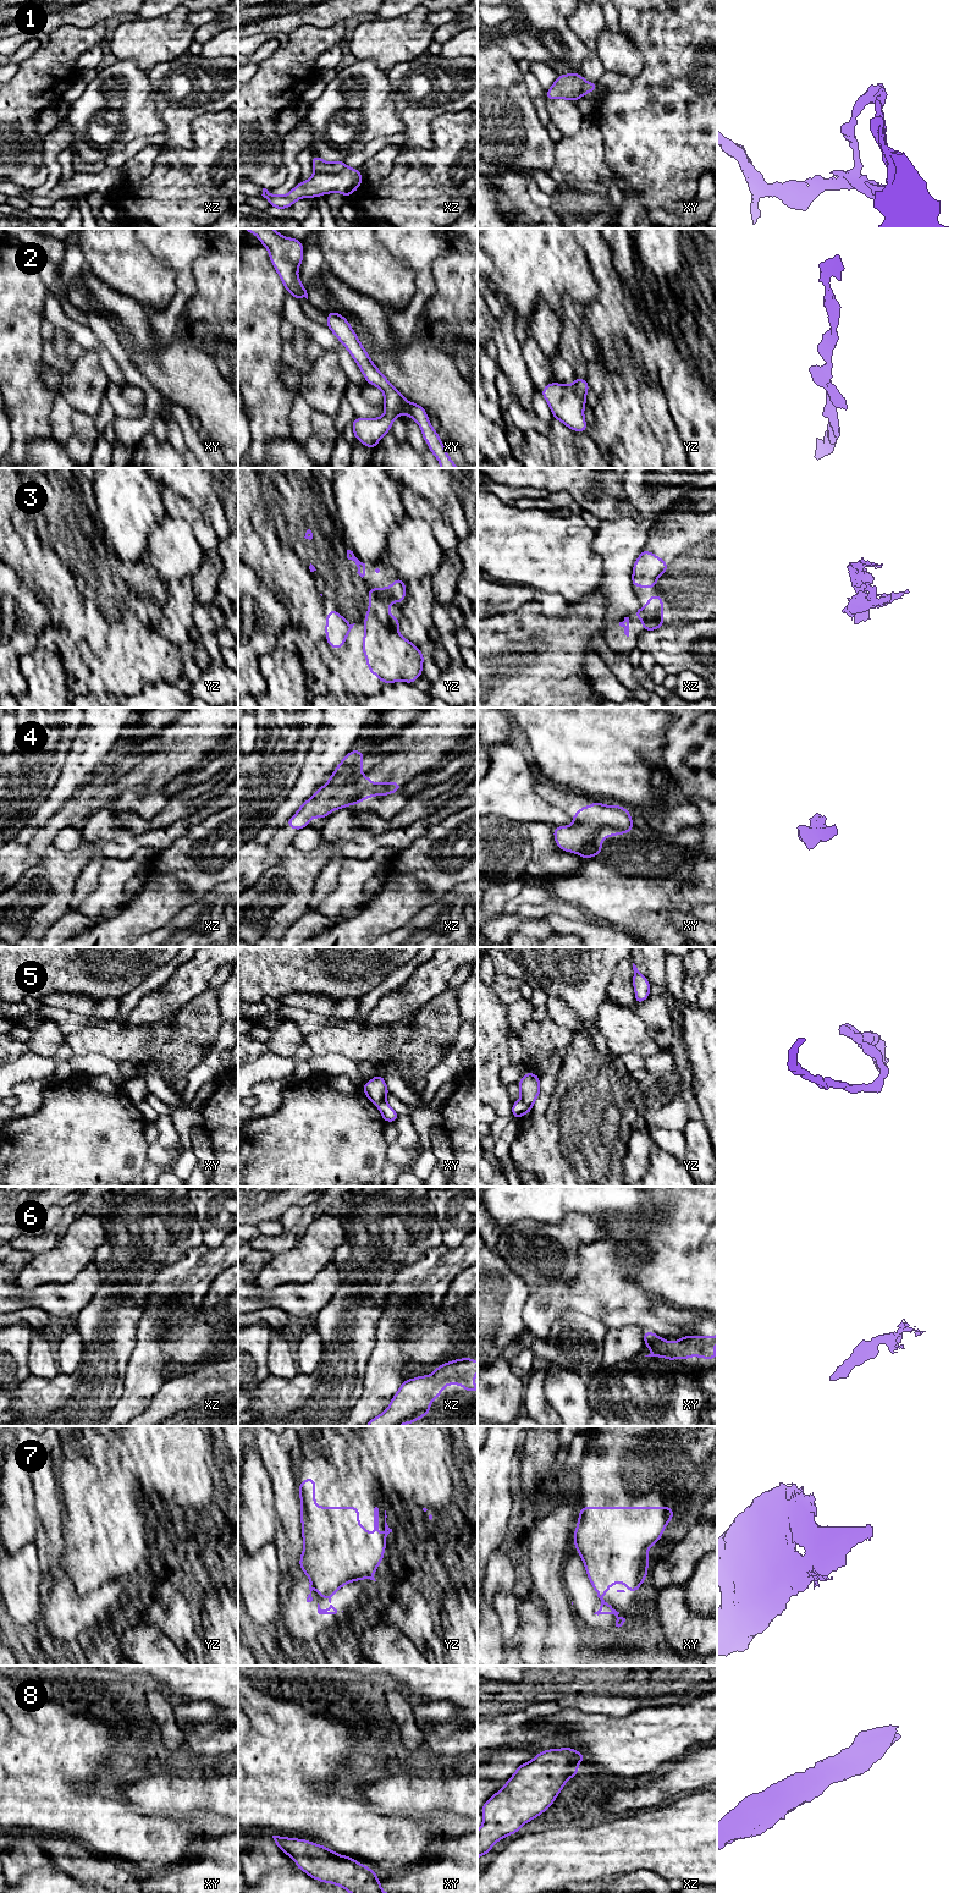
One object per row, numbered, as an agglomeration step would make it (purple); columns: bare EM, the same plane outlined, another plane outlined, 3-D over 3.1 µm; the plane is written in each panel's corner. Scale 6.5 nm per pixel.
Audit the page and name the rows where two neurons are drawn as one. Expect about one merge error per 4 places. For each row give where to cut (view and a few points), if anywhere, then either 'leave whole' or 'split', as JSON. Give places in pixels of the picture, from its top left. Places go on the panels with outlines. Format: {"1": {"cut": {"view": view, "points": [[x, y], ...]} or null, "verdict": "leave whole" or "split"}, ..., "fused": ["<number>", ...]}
{"1": {"cut": {"view": "xz", "points": [[345, 165], [337, 172], [315, 172]]}, "verdict": "split"}, "2": {"cut": null, "verdict": "leave whole"}, "3": {"cut": null, "verdict": "leave whole"}, "4": {"cut": null, "verdict": "leave whole"}, "5": {"cut": null, "verdict": "leave whole"}, "6": {"cut": null, "verdict": "leave whole"}, "7": {"cut": {"view": "yz", "points": [[343, 1583], [335, 1589], [327, 1590], [320, 1597]]}, "verdict": "split"}, "8": {"cut": null, "verdict": "leave whole"}, "fused": ["1", "7"]}

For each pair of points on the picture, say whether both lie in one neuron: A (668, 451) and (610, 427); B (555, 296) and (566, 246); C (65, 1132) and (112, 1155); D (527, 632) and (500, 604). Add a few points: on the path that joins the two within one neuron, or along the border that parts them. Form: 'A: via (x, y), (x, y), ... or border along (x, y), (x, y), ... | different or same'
A: border along (649, 423), (662, 455) | different
B: via (549, 284), (549, 263), (553, 258) | same
C: via (77, 1143), (92, 1143), (100, 1146) | same
D: border along (517, 611), (507, 611), (490, 617) | different

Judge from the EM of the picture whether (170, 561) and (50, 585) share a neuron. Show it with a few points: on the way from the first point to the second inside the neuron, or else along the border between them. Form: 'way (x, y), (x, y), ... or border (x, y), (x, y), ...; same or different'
border (158, 577), (165, 582); different

